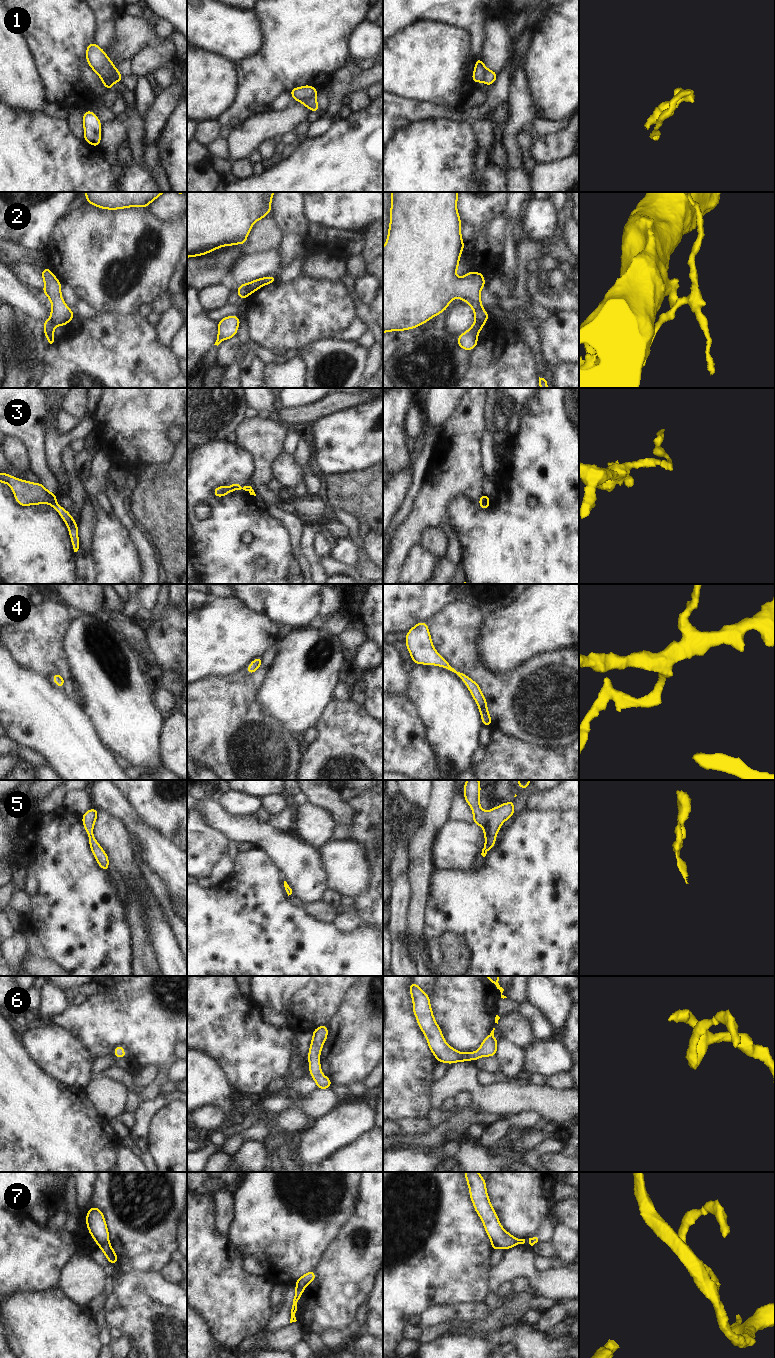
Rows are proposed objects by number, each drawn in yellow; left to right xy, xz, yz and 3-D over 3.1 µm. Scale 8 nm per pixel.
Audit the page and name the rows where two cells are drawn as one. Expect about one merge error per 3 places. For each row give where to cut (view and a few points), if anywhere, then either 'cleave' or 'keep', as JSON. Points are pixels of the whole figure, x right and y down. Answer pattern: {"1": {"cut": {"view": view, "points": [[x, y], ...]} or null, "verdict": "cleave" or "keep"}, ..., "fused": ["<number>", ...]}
{"1": {"cut": {"view": "xy", "points": [[116, 69], [111, 76], [101, 78]]}, "verdict": "cleave"}, "2": {"cut": {"view": "xz", "points": [[248, 284], [247, 294]]}, "verdict": "cleave"}, "3": {"cut": {"view": "xy", "points": [[55, 502], [51, 505]]}, "verdict": "cleave"}, "4": {"cut": null, "verdict": "keep"}, "5": {"cut": null, "verdict": "keep"}, "6": {"cut": null, "verdict": "keep"}, "7": {"cut": {"view": "xy", "points": [[108, 1241], [99, 1246]]}, "verdict": "cleave"}, "fused": ["1", "2", "3", "7"]}

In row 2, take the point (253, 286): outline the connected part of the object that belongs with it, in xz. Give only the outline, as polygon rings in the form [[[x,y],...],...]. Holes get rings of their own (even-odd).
[[[266,276],[264,278],[258,278],[248,283],[247,294],[250,295],[256,292],[259,288],[267,285],[272,284],[277,281],[276,276]]]

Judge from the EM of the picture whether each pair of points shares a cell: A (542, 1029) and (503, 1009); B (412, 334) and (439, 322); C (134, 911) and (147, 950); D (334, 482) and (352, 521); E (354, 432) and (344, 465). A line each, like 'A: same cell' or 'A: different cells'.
A: same cell
B: same cell
C: same cell
D: different cells
E: same cell

